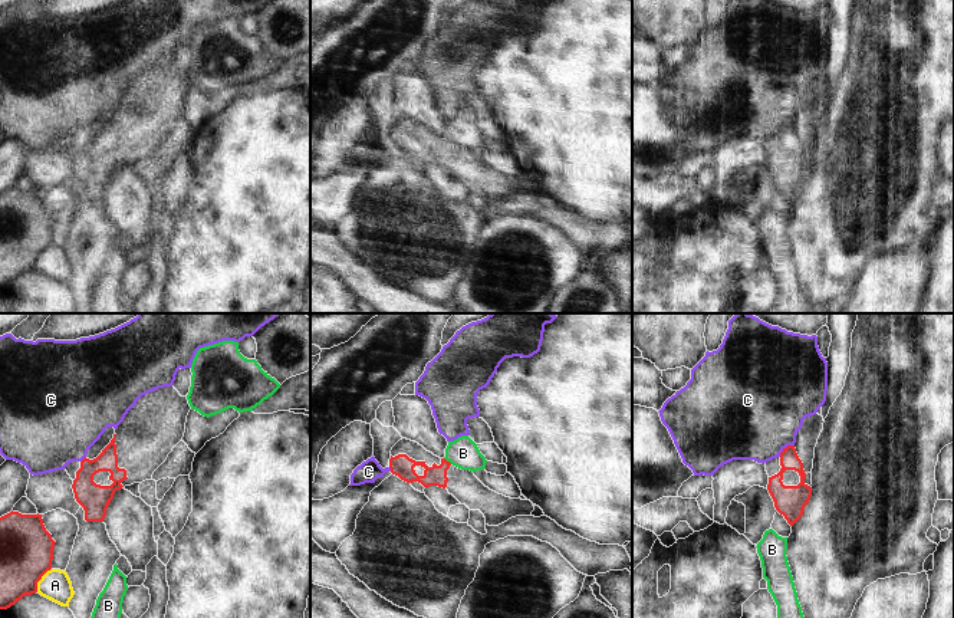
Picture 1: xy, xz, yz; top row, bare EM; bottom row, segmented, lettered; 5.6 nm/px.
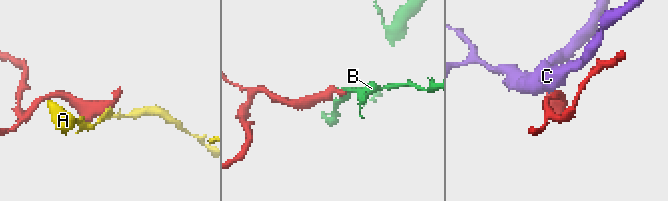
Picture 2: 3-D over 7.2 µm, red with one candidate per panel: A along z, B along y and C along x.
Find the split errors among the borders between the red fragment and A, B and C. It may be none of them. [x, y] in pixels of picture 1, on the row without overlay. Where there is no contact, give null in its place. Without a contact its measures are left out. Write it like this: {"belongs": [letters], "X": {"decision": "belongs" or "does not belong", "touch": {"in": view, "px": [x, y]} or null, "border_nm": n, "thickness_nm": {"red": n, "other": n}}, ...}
{"belongs": [], "A": {"decision": "does not belong", "touch": {"in": "xy", "px": [40, 256]}, "border_nm": 160, "thickness_nm": {"red": 300, "other": 170}}, "B": {"decision": "does not belong", "touch": {"in": "xz", "px": [448, 140]}, "border_nm": 60, "thickness_nm": {"red": 110, "other": 170}}, "C": {"decision": "does not belong", "touch": {"in": "yz", "px": [785, 127]}, "border_nm": 110, "thickness_nm": {"red": 110, "other": 480}}}

